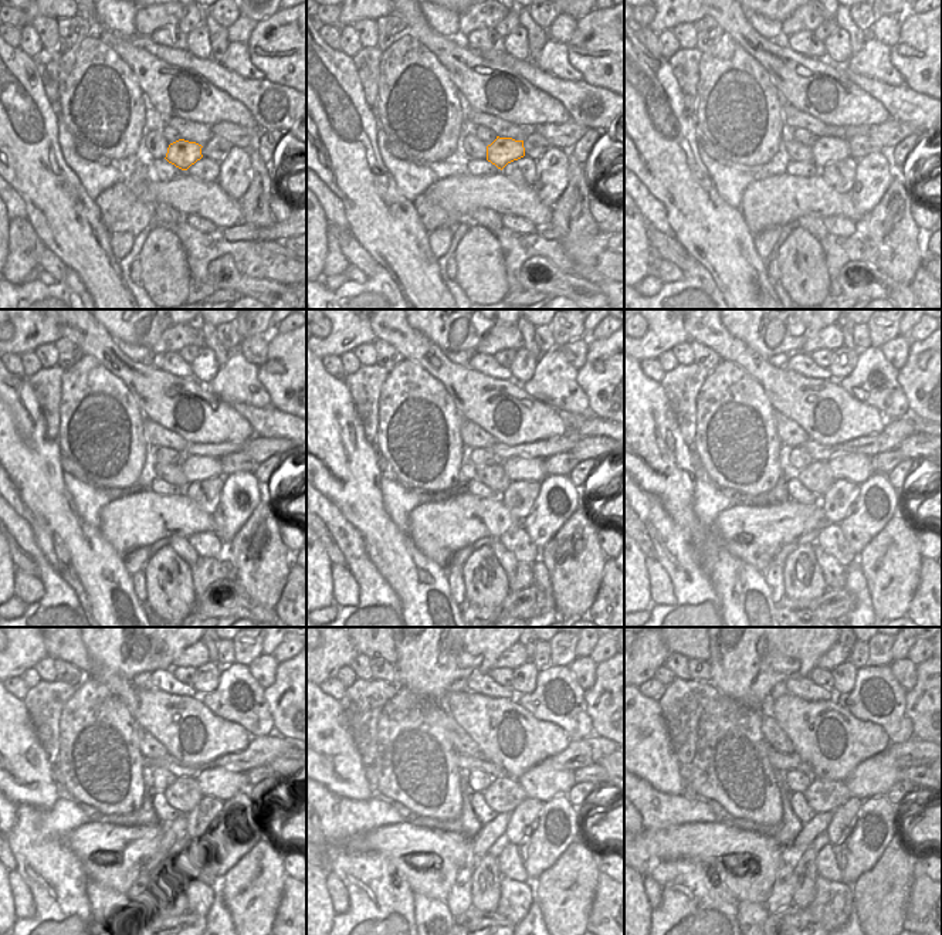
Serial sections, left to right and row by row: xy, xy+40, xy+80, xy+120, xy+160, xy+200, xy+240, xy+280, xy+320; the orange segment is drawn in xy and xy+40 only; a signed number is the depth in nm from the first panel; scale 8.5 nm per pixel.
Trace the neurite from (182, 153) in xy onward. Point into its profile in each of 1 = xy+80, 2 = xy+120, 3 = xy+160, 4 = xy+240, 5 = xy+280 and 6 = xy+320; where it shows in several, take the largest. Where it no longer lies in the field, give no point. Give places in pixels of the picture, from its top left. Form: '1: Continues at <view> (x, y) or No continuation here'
1: Continues at xy+80 (827, 149)
2: Continues at xy+120 (195, 467)
3: Continues at xy+160 (515, 468)
4: Continues at xy+240 (216, 782)
5: Continues at xy+280 (544, 782)
6: Continues at xy+320 (876, 776)

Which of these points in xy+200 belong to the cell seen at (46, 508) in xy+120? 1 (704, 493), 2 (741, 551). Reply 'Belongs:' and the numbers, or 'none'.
Belongs: none

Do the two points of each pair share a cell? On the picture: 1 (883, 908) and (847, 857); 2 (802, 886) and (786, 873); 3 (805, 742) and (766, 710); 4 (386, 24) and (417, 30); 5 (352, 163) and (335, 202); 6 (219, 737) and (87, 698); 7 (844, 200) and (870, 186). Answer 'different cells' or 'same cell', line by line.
1: different cells
2: different cells
3: different cells
4: different cells
5: different cells
6: different cells
7: different cells

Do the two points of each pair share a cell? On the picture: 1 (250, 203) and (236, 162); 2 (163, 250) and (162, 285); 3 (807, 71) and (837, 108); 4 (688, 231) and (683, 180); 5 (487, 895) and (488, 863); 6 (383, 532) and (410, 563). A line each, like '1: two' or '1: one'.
1: two
2: one
3: one
4: one
5: one
6: one

